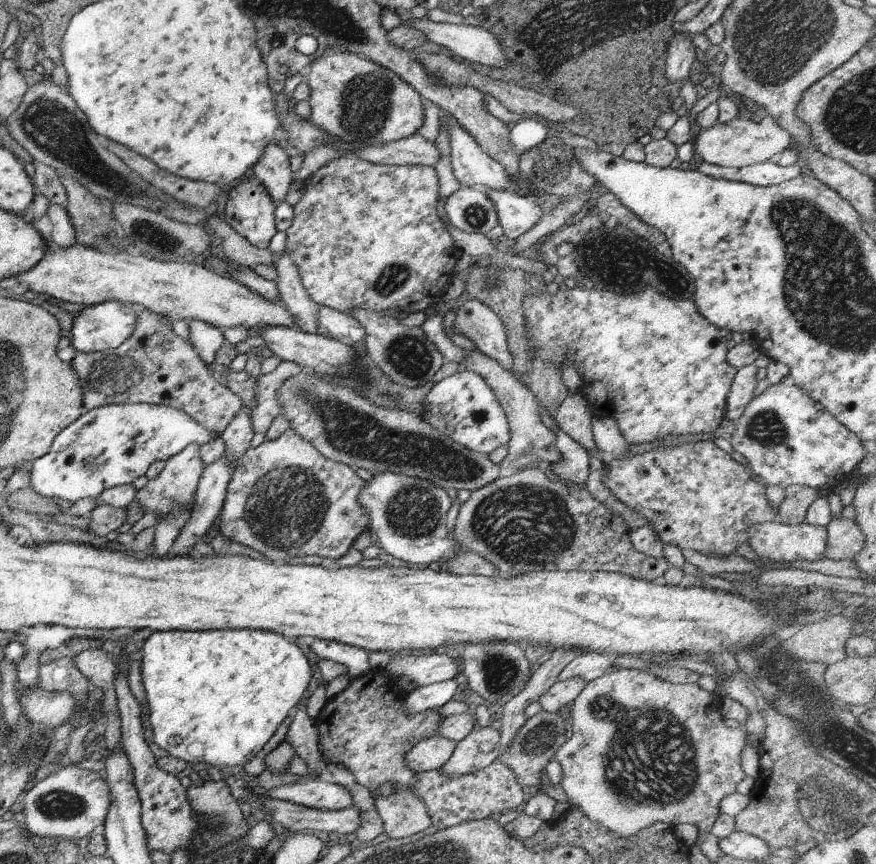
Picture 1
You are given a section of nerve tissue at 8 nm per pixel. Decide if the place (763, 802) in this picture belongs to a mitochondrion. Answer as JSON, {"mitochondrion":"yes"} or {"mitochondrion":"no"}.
{"mitochondrion":"no"}

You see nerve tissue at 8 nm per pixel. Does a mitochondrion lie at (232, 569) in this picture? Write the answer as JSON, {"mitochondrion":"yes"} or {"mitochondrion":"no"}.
{"mitochondrion":"no"}

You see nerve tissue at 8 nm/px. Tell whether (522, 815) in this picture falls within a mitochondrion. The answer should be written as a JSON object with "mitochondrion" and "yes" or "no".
{"mitochondrion":"no"}

